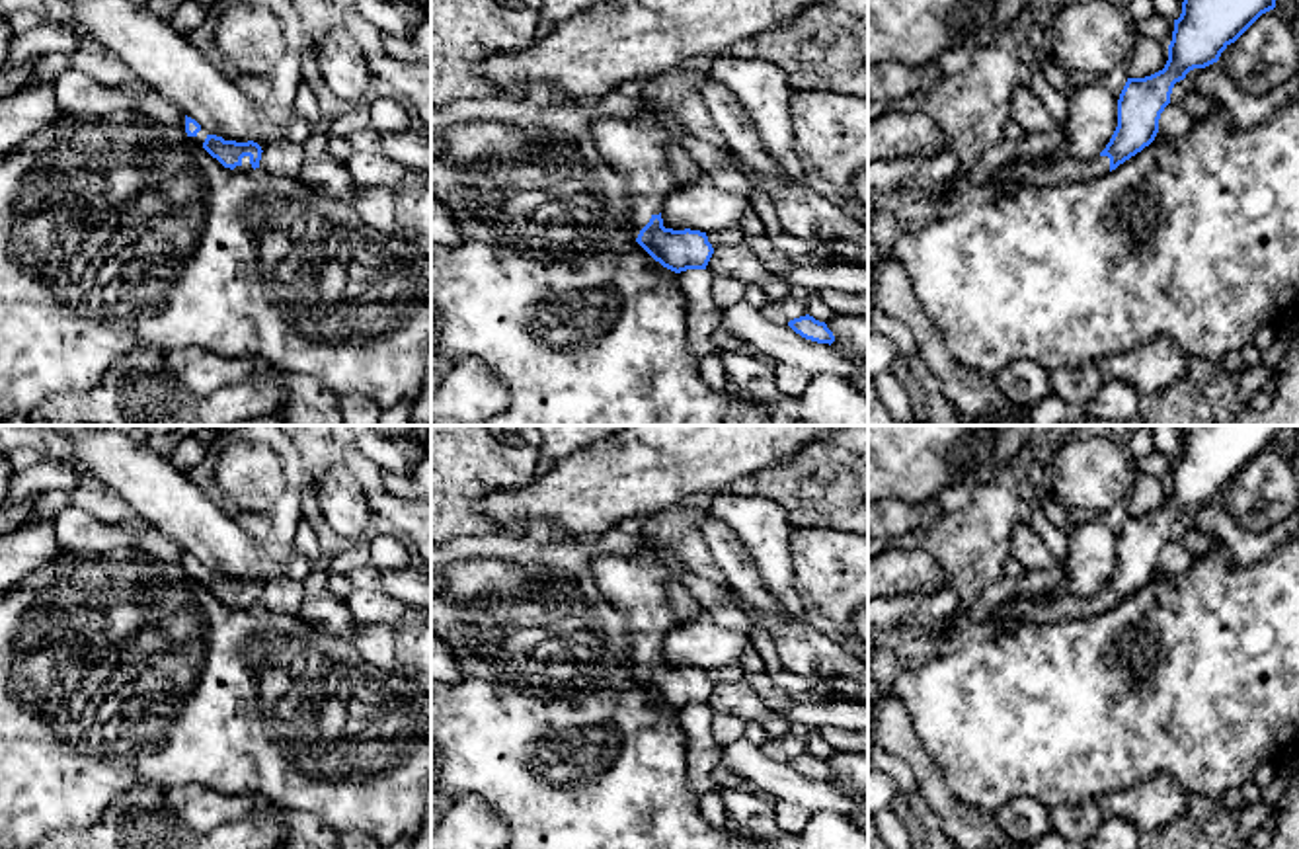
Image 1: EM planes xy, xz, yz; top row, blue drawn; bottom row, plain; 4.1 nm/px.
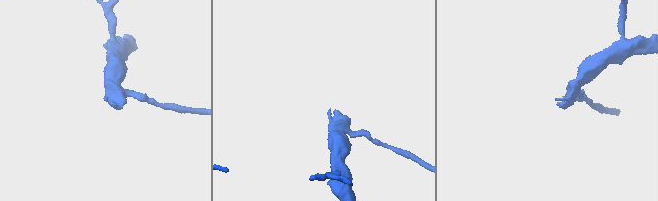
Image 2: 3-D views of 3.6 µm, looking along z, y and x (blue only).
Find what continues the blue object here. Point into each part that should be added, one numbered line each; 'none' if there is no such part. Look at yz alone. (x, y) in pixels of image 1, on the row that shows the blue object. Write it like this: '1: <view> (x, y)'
1: yz (1060, 166)

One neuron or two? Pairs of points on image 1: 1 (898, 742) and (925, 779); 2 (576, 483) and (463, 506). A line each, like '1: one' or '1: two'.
1: one
2: two

